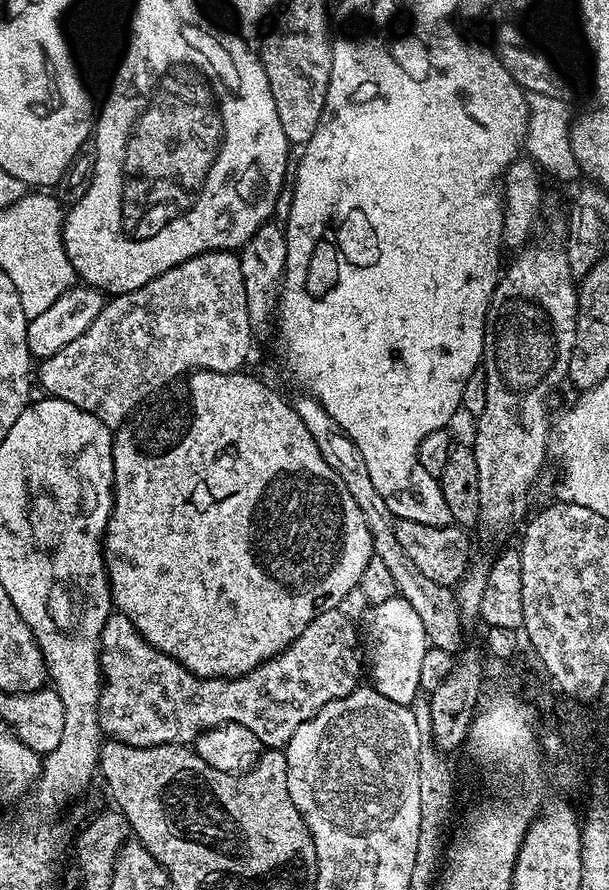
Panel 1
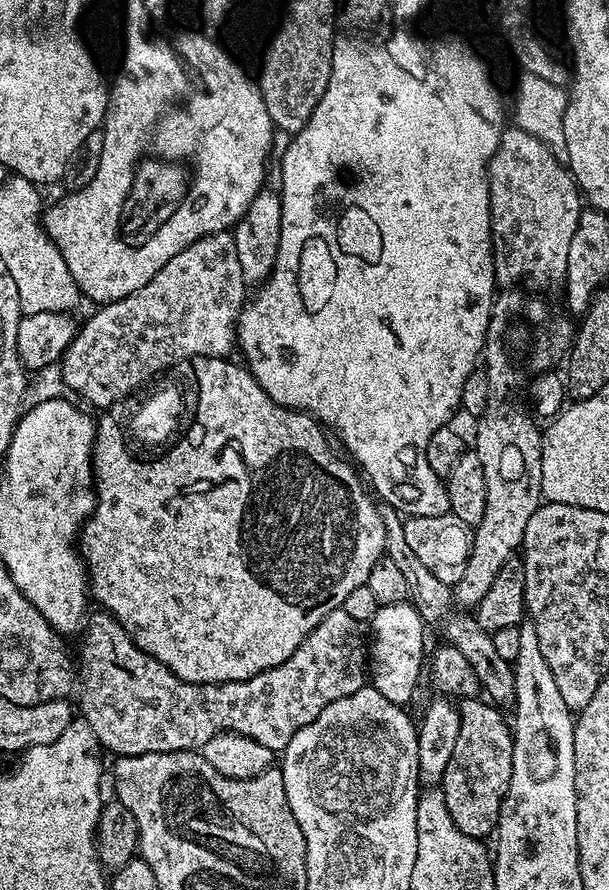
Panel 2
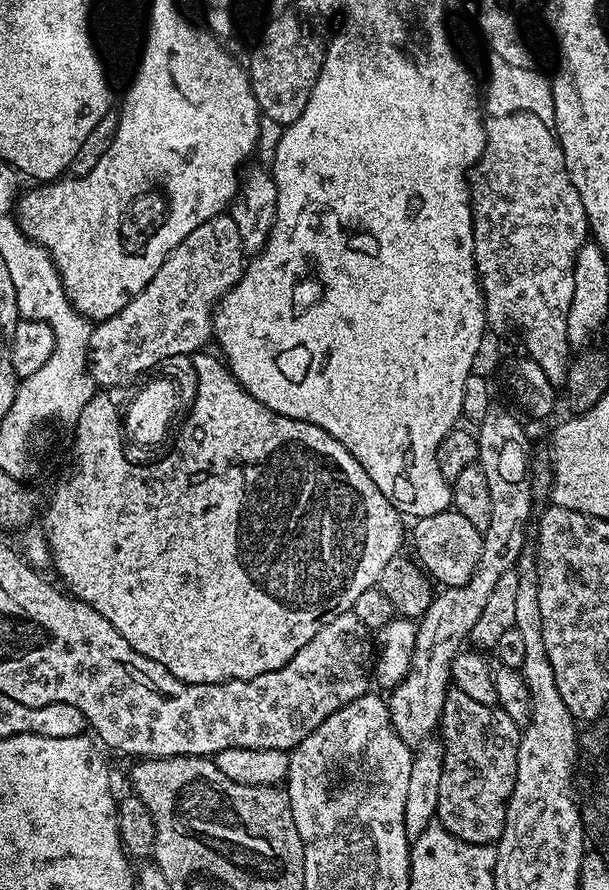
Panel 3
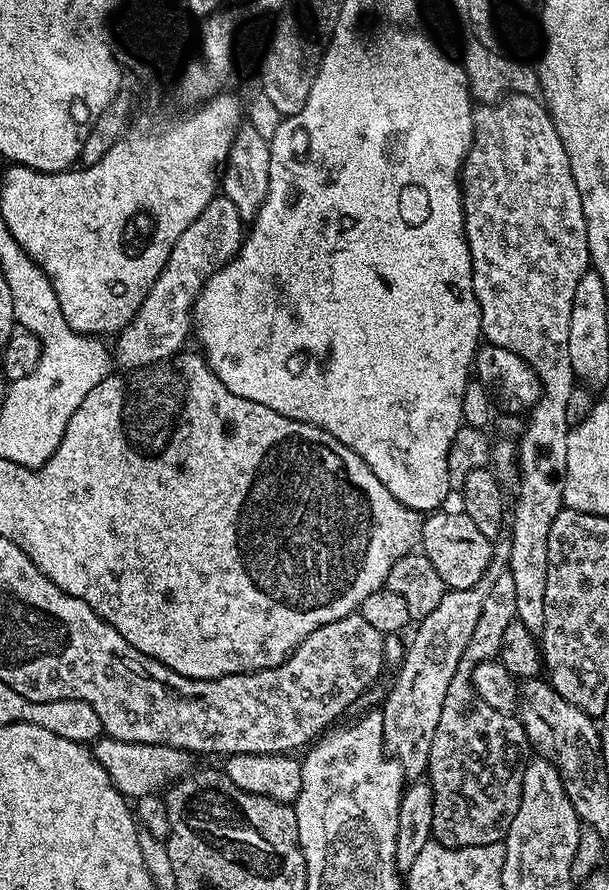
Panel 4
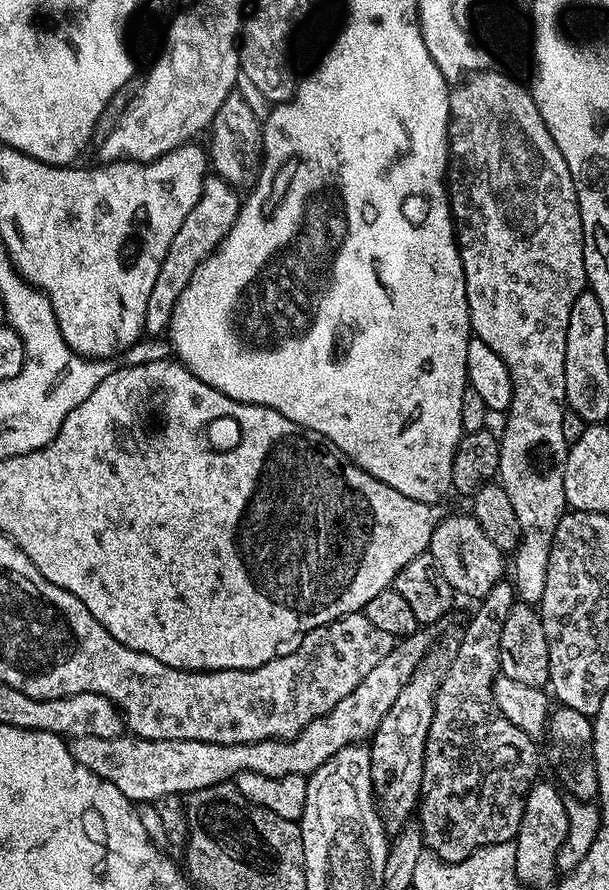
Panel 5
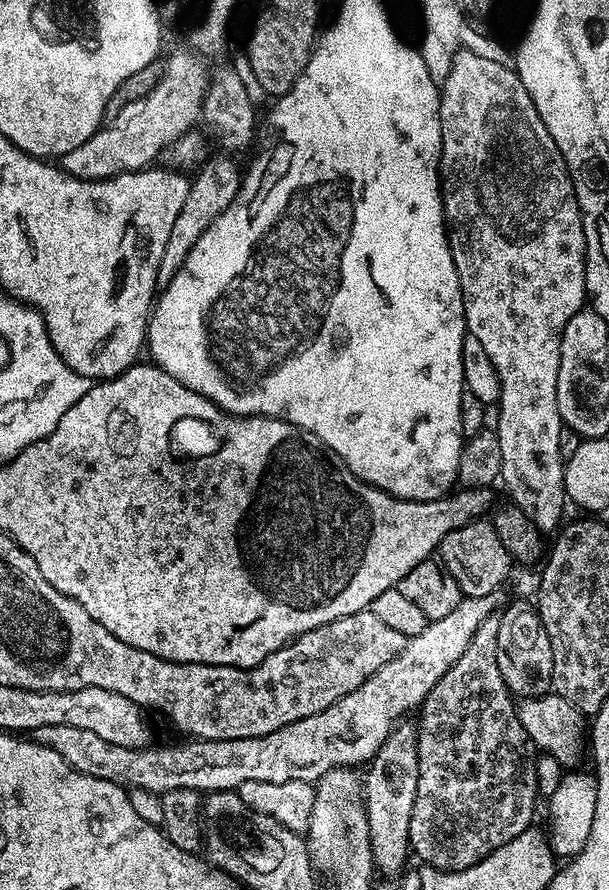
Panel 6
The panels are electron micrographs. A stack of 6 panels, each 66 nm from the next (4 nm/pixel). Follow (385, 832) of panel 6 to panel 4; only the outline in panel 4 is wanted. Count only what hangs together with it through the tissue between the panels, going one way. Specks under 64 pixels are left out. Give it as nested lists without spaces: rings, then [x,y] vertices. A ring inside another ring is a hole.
[[[497,543],[492,550],[490,566],[480,581],[466,590],[454,588],[445,591],[442,602],[438,602],[438,607],[415,625],[416,633],[412,641],[407,641],[404,658],[398,665],[400,673],[382,705],[384,747],[388,755],[400,763],[405,777],[420,778],[428,771],[430,746],[434,742],[434,730],[438,730],[438,718],[442,718],[442,702],[446,702],[450,678],[460,672],[460,659],[478,617],[482,615],[482,602],[486,602],[486,593],[498,579],[498,574],[507,572],[509,558],[510,543]]]

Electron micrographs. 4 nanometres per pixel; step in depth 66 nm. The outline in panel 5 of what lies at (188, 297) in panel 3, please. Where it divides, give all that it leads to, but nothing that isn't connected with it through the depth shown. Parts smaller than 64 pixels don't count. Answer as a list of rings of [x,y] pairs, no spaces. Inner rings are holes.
[[[215,174],[205,176],[202,194],[198,202],[194,202],[190,214],[186,214],[182,226],[178,226],[178,234],[174,234],[174,242],[170,242],[170,250],[166,250],[162,270],[158,270],[158,282],[154,282],[154,290],[150,290],[150,302],[144,319],[145,333],[167,333],[172,311],[182,290],[186,290],[194,270],[198,270],[202,261],[226,238],[230,226],[234,226],[240,213],[241,203],[241,193],[227,184],[222,177]]]

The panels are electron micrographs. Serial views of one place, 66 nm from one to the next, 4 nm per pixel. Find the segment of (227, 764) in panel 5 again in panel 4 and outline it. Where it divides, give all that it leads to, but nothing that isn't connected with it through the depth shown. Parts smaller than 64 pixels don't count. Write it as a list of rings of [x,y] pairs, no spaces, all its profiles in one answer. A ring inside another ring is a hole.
[[[104,736],[97,739],[90,749],[98,766],[102,766],[106,774],[110,774],[110,782],[125,798],[139,798],[159,793],[169,782],[187,776],[194,768],[193,753],[165,744],[122,742],[112,736]]]

